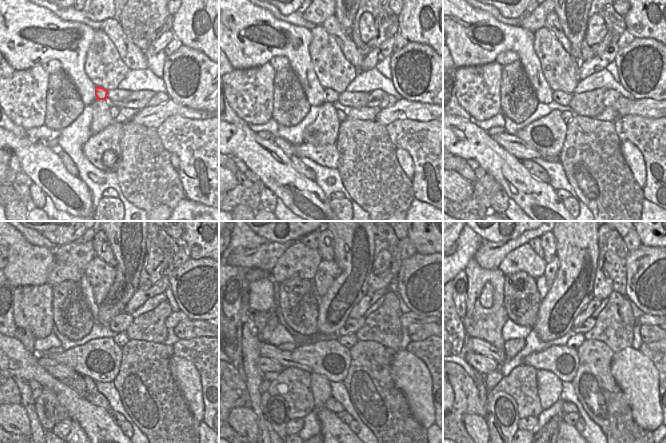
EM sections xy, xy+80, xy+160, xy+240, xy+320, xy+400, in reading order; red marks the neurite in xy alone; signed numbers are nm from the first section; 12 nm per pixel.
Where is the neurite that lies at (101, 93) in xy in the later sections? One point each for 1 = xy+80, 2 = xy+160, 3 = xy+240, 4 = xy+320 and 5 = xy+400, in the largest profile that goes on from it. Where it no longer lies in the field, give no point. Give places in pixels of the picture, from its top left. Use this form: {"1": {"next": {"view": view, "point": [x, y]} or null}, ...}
{"1": {"next": {"view": "xy+80", "point": [330, 95]}}, "2": {"next": {"view": "xy+160", "point": [563, 98]}}, "3": {"next": {"view": "xy+240", "point": [120, 323]}}, "4": {"next": {"view": "xy+320", "point": [351, 326]}}, "5": {"next": {"view": "xy+400", "point": [590, 322]}}}

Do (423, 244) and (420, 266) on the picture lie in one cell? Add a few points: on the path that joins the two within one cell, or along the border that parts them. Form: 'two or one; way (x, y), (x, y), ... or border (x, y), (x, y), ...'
two; border (417, 252), (432, 254)

